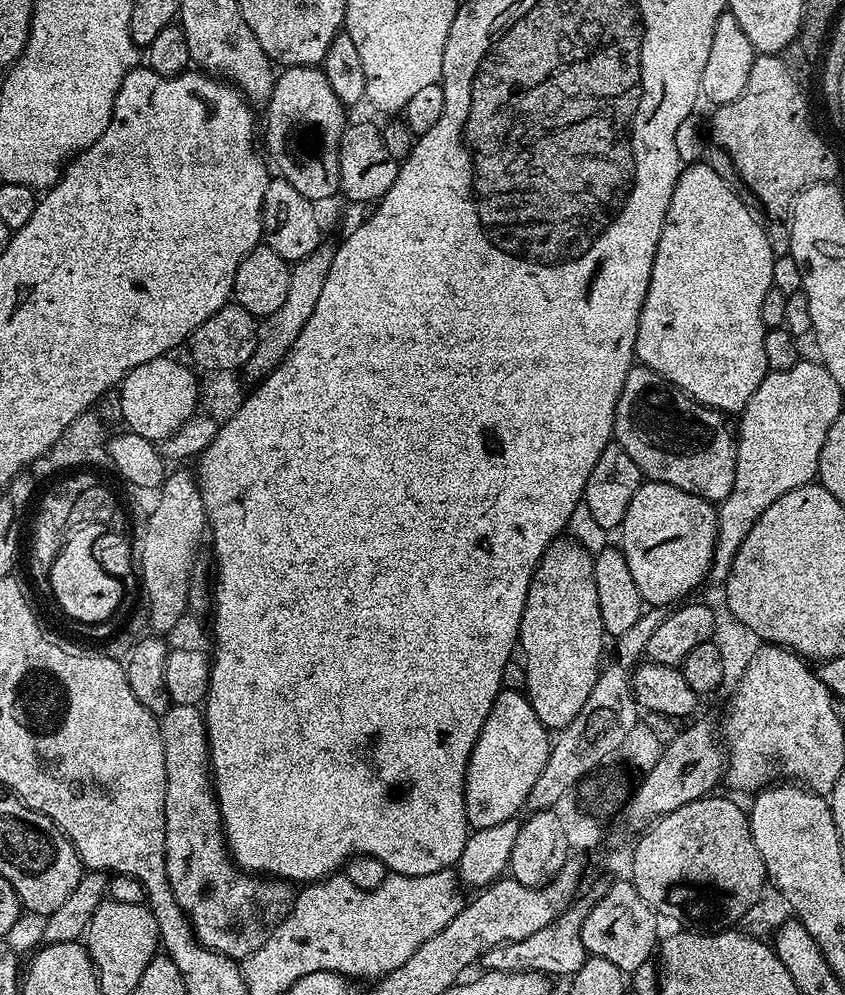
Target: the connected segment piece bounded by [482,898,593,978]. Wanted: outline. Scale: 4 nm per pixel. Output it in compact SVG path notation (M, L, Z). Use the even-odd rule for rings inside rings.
M577 899L546 930L538 930L538 934L530 934L530 938L503 944L487 952L487 954L482 957L483 967L489 972L542 972L552 978L557 978L556 976L565 976L565 978L575 976L578 970L582 970L585 960L589 957L582 938L582 924L586 922L592 905L593 901L591 899Z

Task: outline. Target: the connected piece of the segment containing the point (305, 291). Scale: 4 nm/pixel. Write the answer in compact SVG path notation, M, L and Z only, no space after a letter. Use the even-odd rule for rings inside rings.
M321 243L305 260L295 261L291 265L292 277L290 278L290 290L286 290L286 302L274 310L274 314L263 317L258 328L256 349L248 360L247 371L267 374L283 360L286 353L292 349L292 343L302 334L302 326L310 322L310 314L314 314L314 306L318 306L318 298L322 295L322 282L326 282L326 274L330 270L330 262L334 258L336 248Z

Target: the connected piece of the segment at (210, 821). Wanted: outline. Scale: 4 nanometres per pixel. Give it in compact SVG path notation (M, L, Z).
M172 704L160 720L162 750L166 754L166 874L170 891L188 916L196 939L204 947L231 956L242 962L251 952L258 950L266 938L276 931L292 911L294 888L289 881L265 878L260 874L249 874L232 862L224 828L220 825L220 807L216 801L216 790L212 786L212 774L208 763L208 738L204 731L204 713L197 705Z

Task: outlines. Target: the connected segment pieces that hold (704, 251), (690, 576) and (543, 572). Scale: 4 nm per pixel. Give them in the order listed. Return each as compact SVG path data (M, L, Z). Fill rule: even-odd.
M708 162L690 164L681 171L662 226L662 238L658 238L650 286L636 335L635 359L643 367L654 370L699 404L725 414L743 412L762 378L769 373L762 298L766 298L772 288L774 253L765 225L752 217L753 209L741 193L740 196Z
M657 480L641 483L634 498L630 498L626 518L618 529L618 544L645 605L679 605L691 597L688 595L700 583L708 580L718 538L716 510L713 501L678 490L678 486Z
M561 538L544 552L540 564L534 570L530 590L526 594L526 606L522 610L519 651L524 651L522 663L525 670L526 695L534 714L544 727L559 730L570 726L578 718L578 710L586 706L586 698L598 682L604 656L606 633L602 626L602 610L598 610L598 586L594 586L594 556L571 538Z

